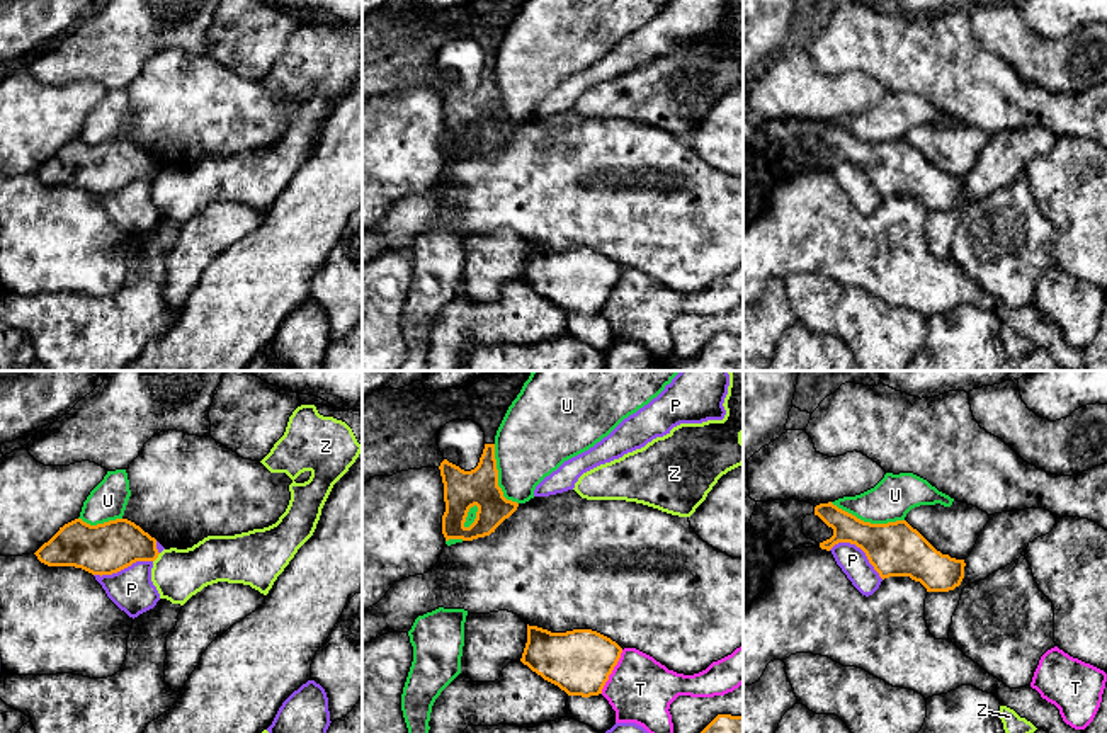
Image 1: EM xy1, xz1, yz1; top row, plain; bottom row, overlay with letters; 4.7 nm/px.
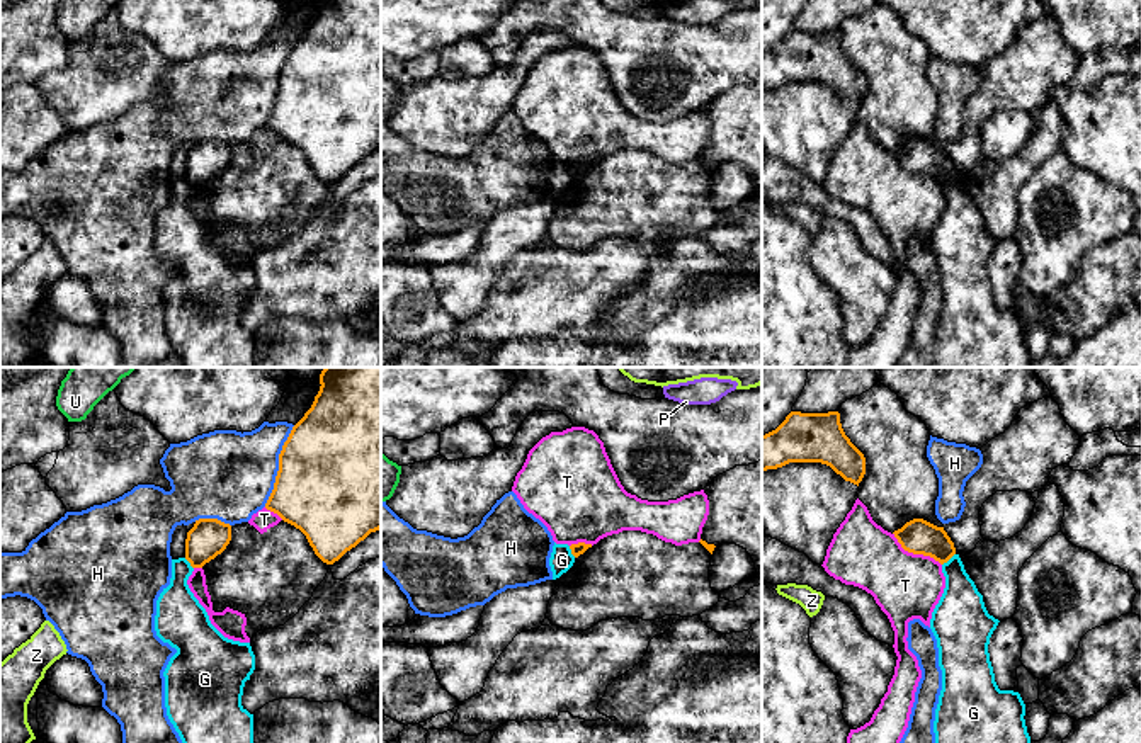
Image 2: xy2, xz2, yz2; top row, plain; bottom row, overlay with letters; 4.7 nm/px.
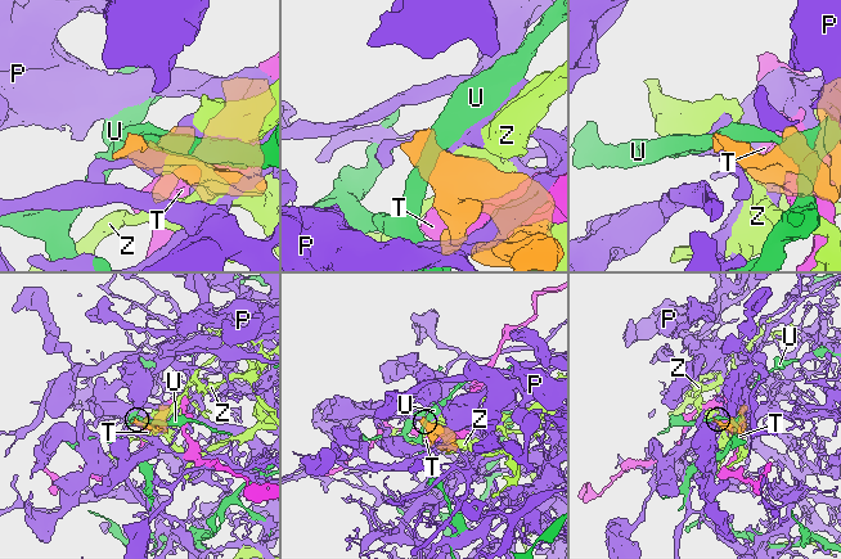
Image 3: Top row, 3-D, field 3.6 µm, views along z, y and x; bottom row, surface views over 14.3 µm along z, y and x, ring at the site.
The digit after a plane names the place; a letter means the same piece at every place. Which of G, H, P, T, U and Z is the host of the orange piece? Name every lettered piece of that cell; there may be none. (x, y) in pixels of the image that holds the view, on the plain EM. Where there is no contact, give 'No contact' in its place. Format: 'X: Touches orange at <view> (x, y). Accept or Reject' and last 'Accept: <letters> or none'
G: Touches orange at yz2 (947, 179). Reject
H: Touches orange at xy2 (279, 85). Reject
P: Touches orange at yz1 (859, 165). Reject
T: Touches orange at yz2 (915, 172). Reject
U: Touches orange at yz1 (868, 142). Reject
Z: Touches orange at xy1 (157, 176). Reject
Accept: none

